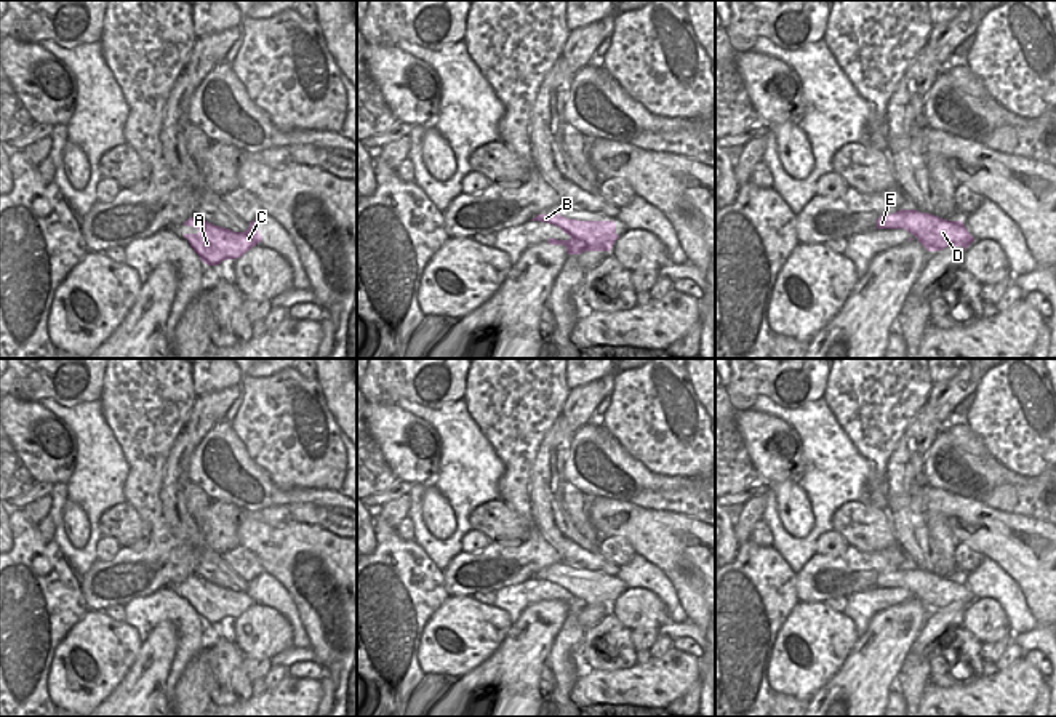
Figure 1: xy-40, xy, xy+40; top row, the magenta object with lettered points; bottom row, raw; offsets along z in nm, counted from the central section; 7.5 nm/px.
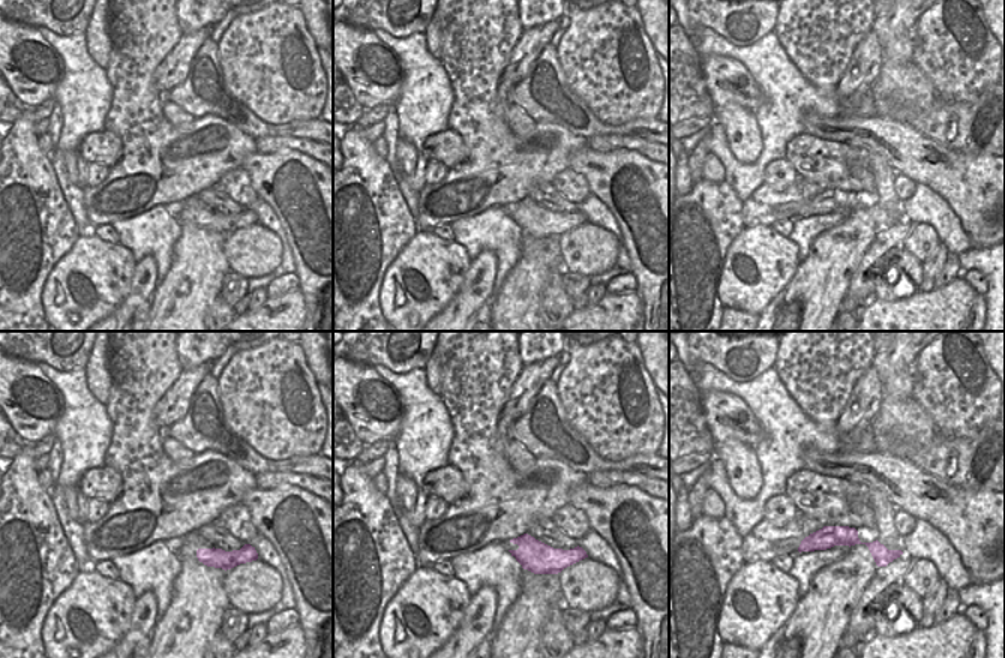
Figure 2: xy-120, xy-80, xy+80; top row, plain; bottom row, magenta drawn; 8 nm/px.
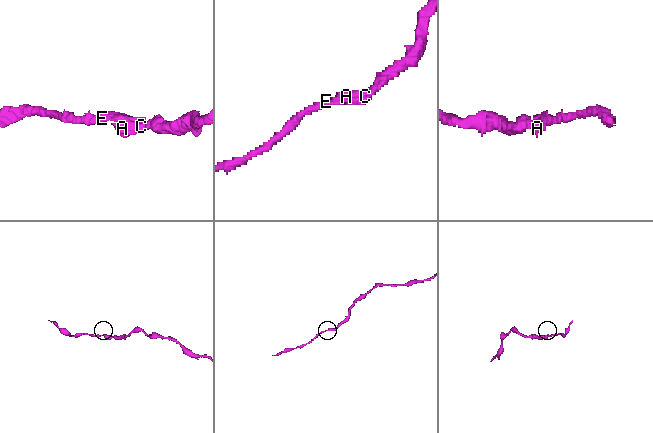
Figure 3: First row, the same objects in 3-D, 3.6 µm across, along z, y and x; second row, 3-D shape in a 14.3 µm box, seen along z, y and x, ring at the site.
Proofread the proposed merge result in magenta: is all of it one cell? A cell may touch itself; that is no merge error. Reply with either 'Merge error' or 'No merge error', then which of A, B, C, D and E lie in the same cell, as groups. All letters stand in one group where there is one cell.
No merge error. Groups: A B C D E

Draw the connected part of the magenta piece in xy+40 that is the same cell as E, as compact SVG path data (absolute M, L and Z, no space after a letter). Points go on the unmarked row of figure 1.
M917 568L882 573L877 578L877 587L906 587L928 610L941 610L947 605L963 605L966 608L974 600L963 579L947 579Z

